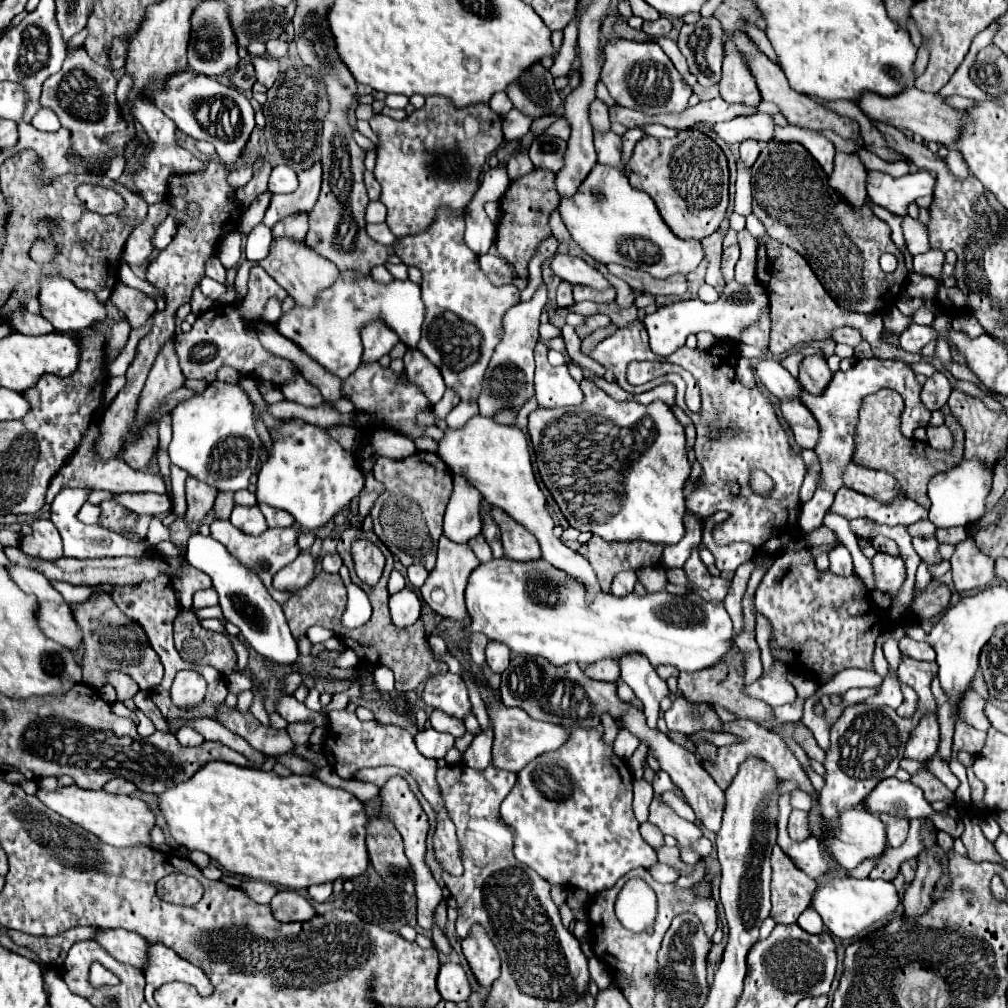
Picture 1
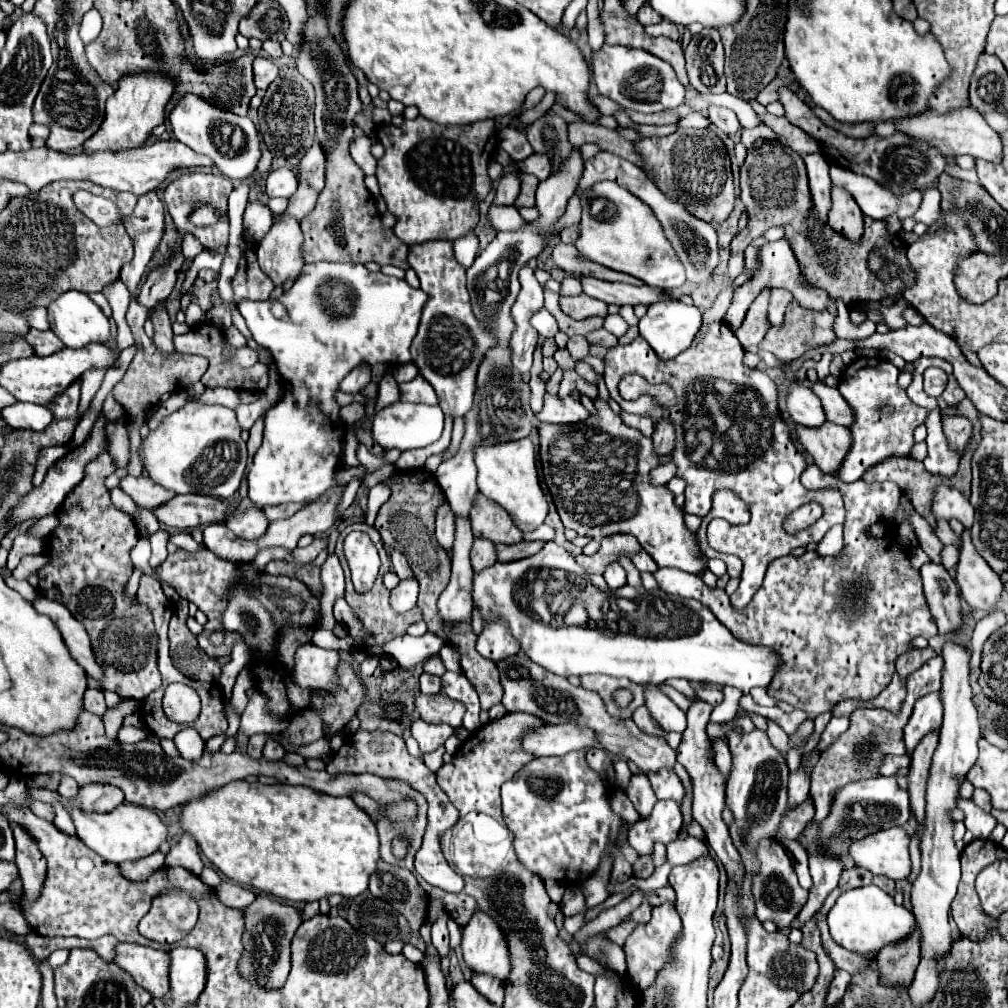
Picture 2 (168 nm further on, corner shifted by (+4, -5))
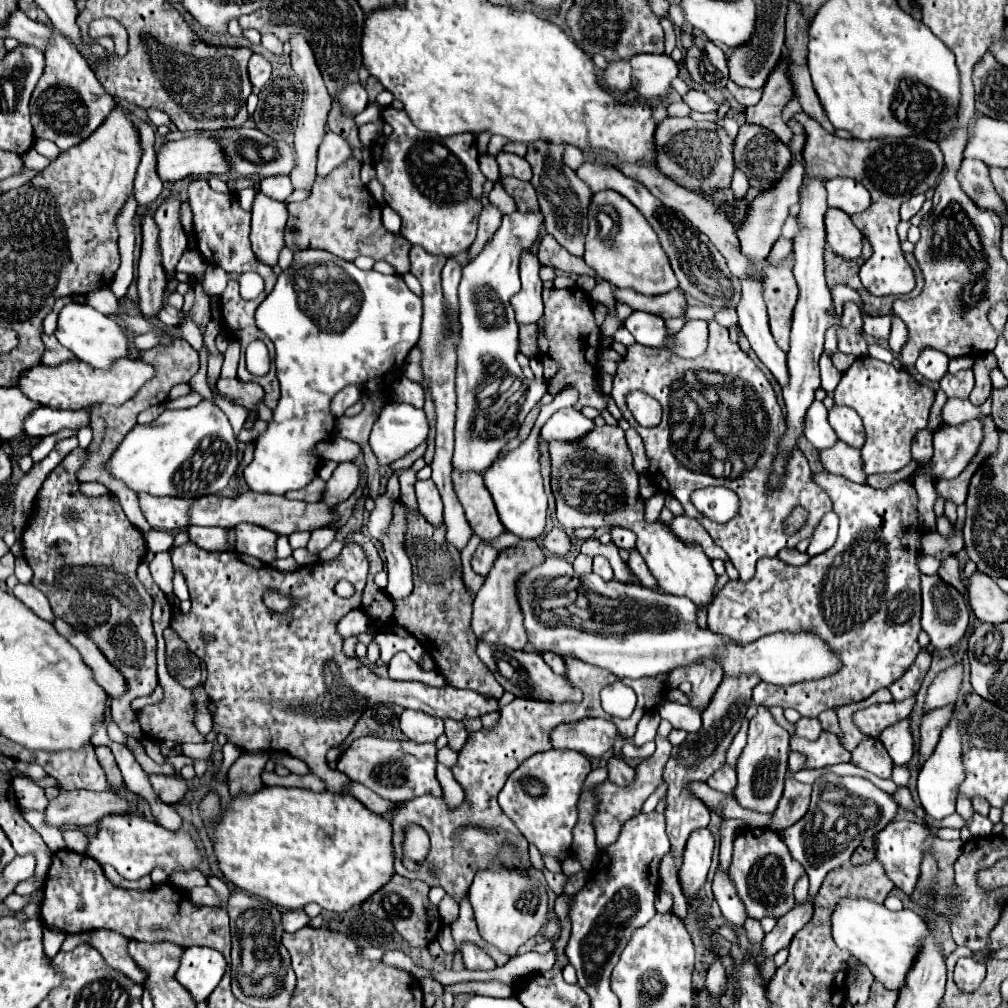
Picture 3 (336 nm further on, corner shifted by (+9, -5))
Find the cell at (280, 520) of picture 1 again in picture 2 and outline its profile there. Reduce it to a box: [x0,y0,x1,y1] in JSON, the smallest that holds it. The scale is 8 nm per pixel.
[263,506,301,522]

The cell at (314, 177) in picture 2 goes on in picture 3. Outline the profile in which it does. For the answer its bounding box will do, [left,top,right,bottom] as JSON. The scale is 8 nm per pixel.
[316,132,352,176]

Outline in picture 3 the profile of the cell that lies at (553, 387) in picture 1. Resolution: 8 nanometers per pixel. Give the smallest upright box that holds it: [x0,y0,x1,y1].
[542,408,594,440]

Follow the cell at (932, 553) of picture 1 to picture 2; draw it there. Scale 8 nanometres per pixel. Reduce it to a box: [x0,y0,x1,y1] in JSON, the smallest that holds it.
[921,564,961,634]

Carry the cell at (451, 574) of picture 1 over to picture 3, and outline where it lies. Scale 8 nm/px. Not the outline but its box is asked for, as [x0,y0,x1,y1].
[416,480,444,528]

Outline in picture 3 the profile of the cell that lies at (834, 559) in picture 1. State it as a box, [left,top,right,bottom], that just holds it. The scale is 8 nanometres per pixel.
[808,512,838,556]

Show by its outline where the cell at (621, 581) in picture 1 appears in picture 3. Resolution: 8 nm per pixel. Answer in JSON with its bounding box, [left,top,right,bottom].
[594,556,614,580]

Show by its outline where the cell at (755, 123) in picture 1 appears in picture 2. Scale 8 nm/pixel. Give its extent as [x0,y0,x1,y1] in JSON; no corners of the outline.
[709,106,741,136]

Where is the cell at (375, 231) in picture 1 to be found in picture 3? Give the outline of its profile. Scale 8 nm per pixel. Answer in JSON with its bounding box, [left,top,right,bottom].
[382,206,400,232]

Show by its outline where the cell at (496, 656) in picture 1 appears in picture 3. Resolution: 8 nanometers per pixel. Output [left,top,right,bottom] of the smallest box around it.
[472,540,546,650]

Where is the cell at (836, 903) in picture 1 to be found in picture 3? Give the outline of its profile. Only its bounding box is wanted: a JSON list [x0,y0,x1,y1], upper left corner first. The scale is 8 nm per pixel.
[832,898,928,990]

